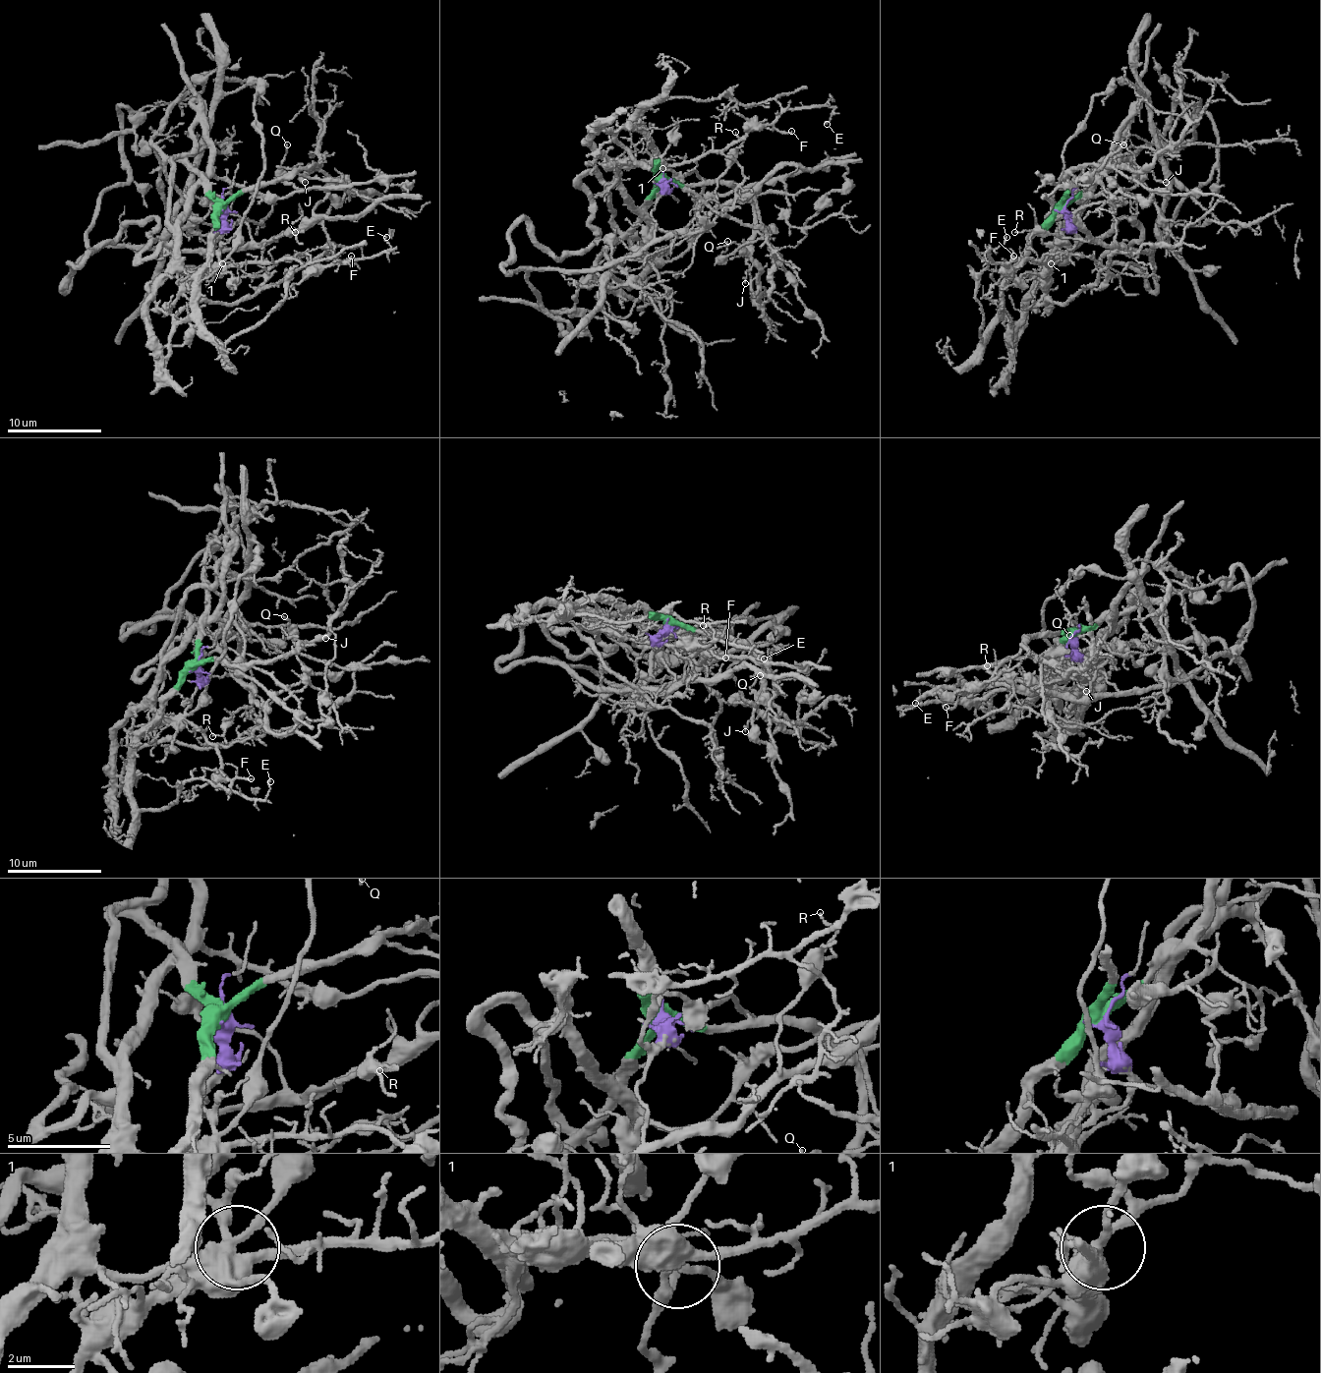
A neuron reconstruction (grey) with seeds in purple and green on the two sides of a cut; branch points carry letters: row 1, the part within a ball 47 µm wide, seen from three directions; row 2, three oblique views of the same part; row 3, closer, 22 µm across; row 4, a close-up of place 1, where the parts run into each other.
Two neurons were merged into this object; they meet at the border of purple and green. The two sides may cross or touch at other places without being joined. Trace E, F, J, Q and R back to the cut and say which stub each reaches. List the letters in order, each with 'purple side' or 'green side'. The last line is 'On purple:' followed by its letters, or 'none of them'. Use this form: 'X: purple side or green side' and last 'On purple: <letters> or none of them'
E: purple side
F: purple side
J: green side
Q: purple side
R: purple side
On purple: E, F, Q, R

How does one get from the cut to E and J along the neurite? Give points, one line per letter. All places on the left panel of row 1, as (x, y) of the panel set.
E: (221, 207), (214, 251), (223, 264), (300, 259), (309, 267), (330, 267), (385, 253), (392, 248), (387, 236)
J: (221, 207), (245, 191), (290, 177), (312, 165), (304, 182)

